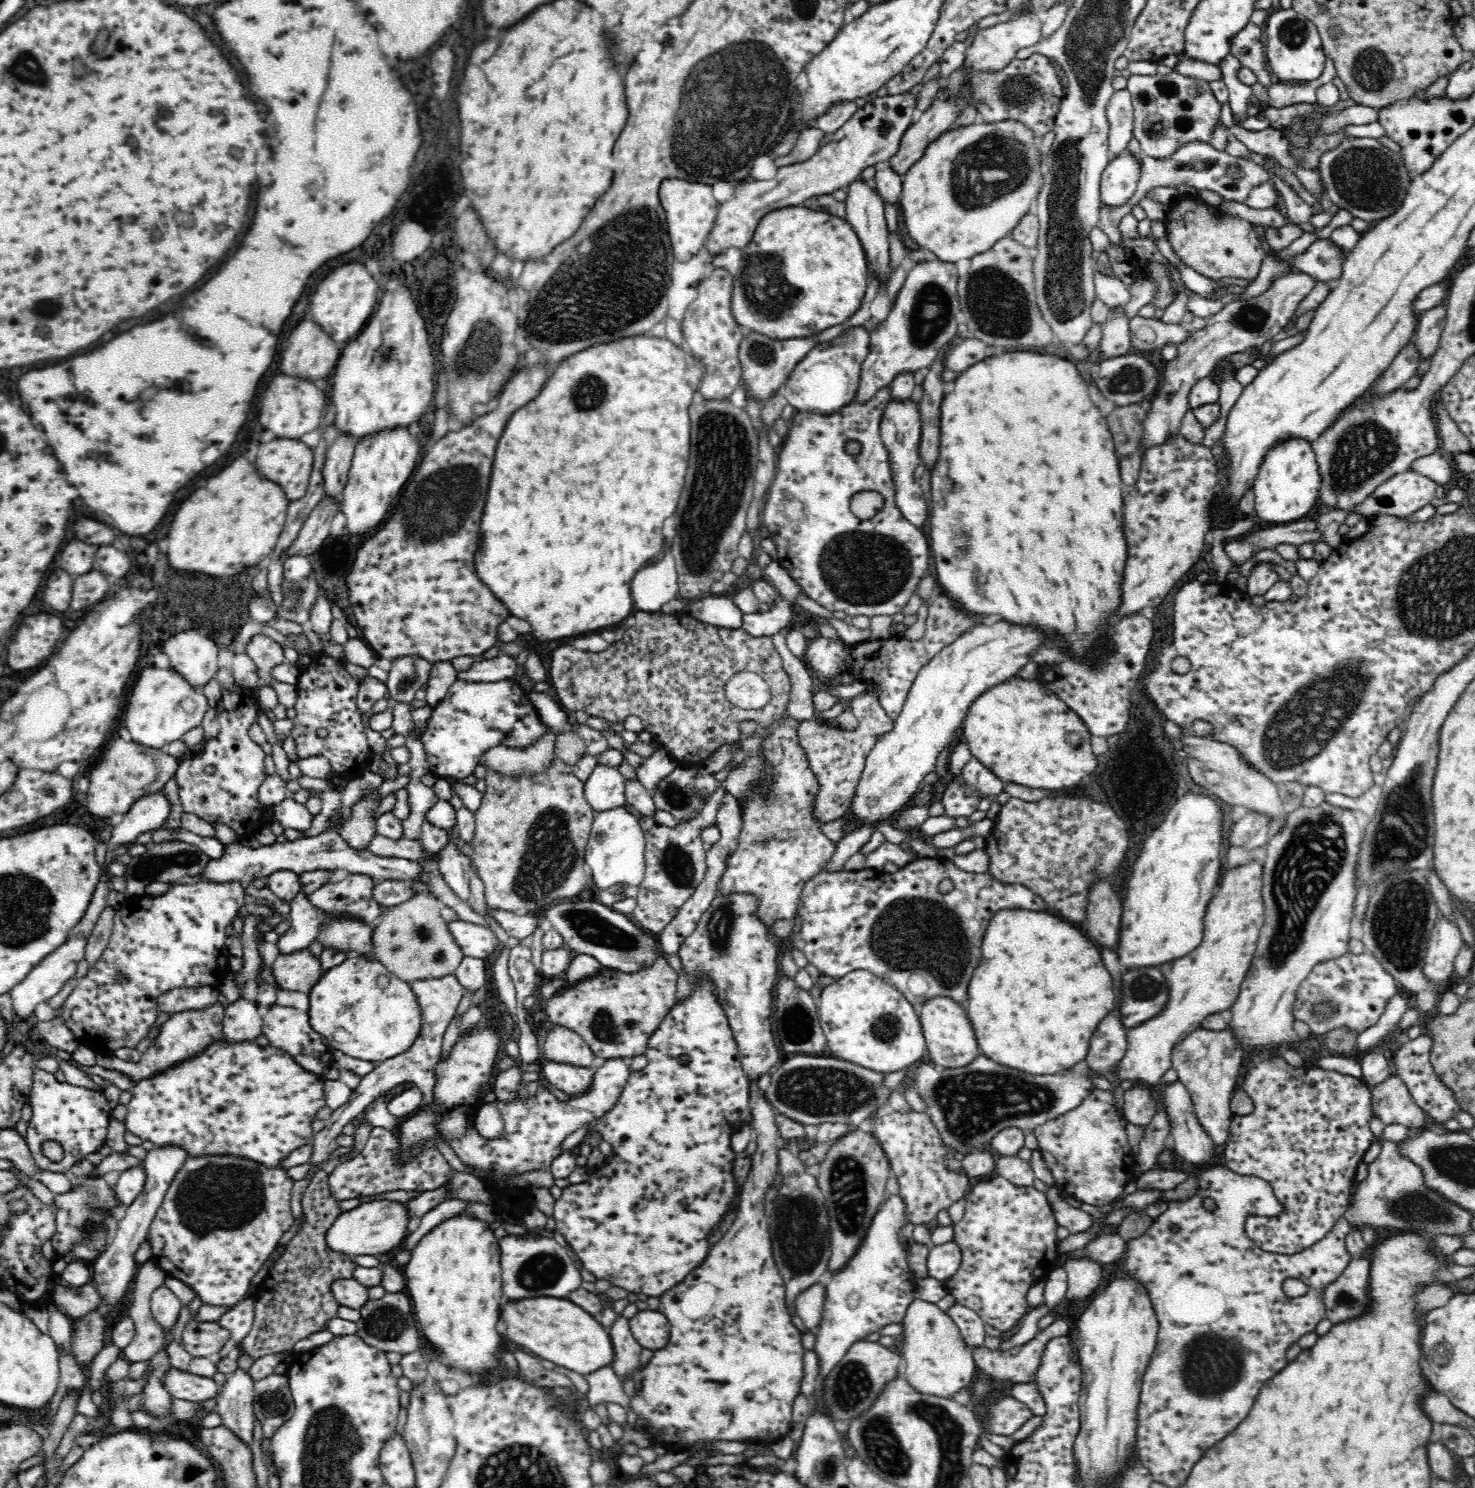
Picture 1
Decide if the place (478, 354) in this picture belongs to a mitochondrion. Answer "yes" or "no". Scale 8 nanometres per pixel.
yes

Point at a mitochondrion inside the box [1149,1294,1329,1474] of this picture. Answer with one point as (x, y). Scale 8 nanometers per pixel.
(1212, 1364)

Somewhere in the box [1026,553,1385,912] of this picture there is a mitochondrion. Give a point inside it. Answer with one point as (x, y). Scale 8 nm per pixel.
(1304, 726)

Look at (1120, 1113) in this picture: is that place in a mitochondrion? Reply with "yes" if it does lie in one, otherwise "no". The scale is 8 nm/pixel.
no

